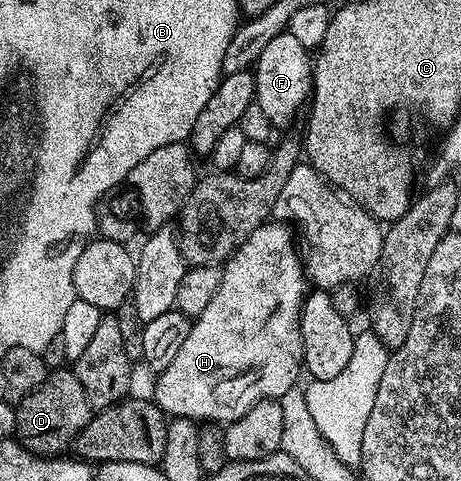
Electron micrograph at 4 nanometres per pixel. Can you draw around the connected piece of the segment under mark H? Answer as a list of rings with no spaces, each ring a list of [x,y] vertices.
[[[280,221],[260,224],[242,245],[228,256],[220,273],[220,284],[206,309],[189,326],[182,349],[169,367],[159,372],[154,383],[154,403],[165,416],[200,419],[237,419],[259,399],[277,401],[297,386],[296,370],[302,367],[300,354],[300,308],[306,298],[306,276],[301,256],[296,256],[291,226]]]

